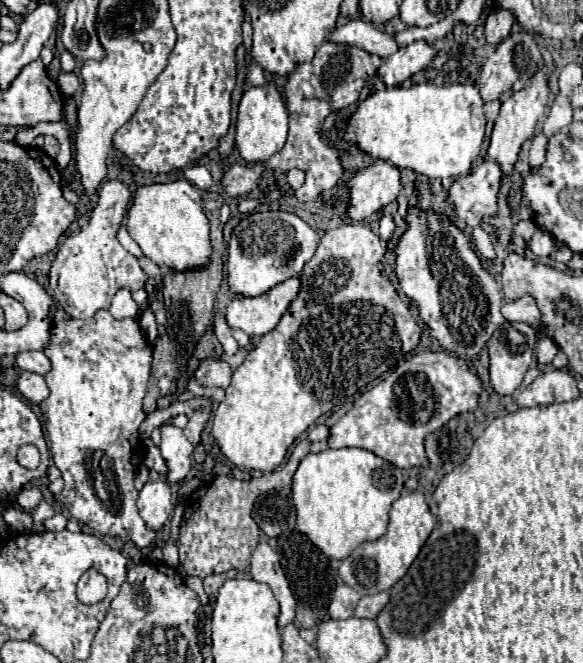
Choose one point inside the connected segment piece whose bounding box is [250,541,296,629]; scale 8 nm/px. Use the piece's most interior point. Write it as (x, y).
(265, 568)

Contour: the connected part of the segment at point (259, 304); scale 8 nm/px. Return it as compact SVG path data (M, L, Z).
M292 277L260 297L234 297L226 309L226 321L232 329L242 329L250 337L262 337L272 331L288 305L296 299L300 279Z

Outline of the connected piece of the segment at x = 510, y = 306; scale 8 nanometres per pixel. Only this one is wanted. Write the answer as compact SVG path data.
M524 295L518 301L504 301L502 305L502 315L510 323L528 323L532 327L540 327L540 311L536 307L536 301L530 295Z

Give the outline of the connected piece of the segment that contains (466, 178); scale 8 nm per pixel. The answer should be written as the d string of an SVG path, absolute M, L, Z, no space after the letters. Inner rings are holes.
M486 157L484 163L478 165L472 173L458 177L458 179L450 185L448 195L446 195L446 199L448 199L448 203L452 205L454 213L456 213L462 221L466 221L466 225L472 227L472 237L476 251L478 251L480 257L484 257L484 259L488 259L488 261L494 261L494 259L496 259L496 251L494 251L494 245L492 245L488 233L480 227L480 221L482 221L482 217L492 215L492 213L496 211L496 197L498 197L498 191L500 191L500 179L502 179L502 171L500 171L498 163L492 161L490 157Z

